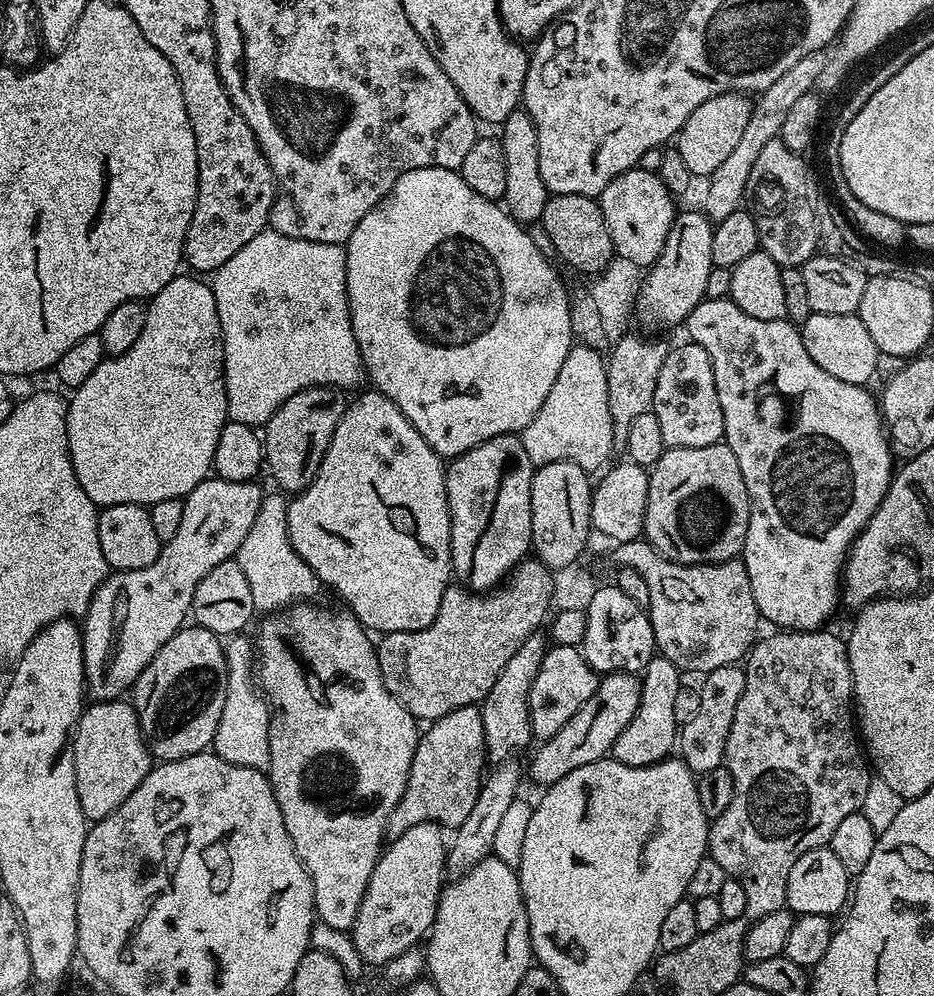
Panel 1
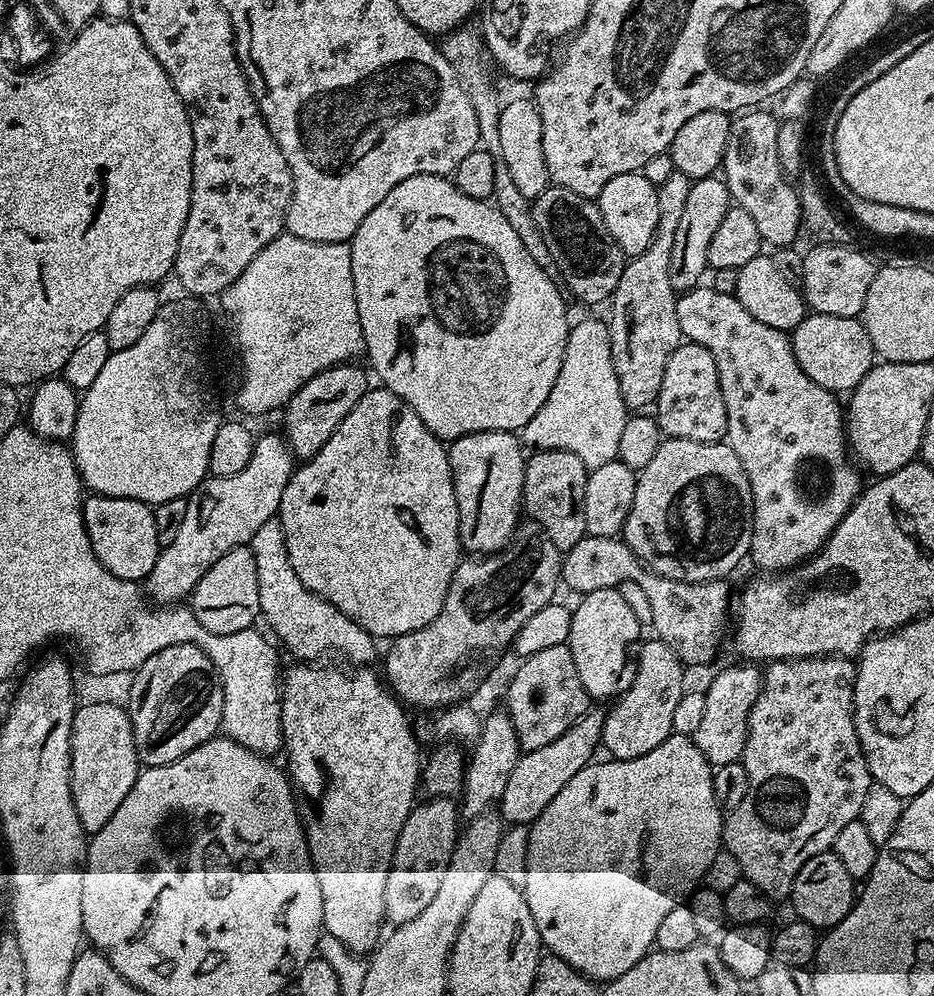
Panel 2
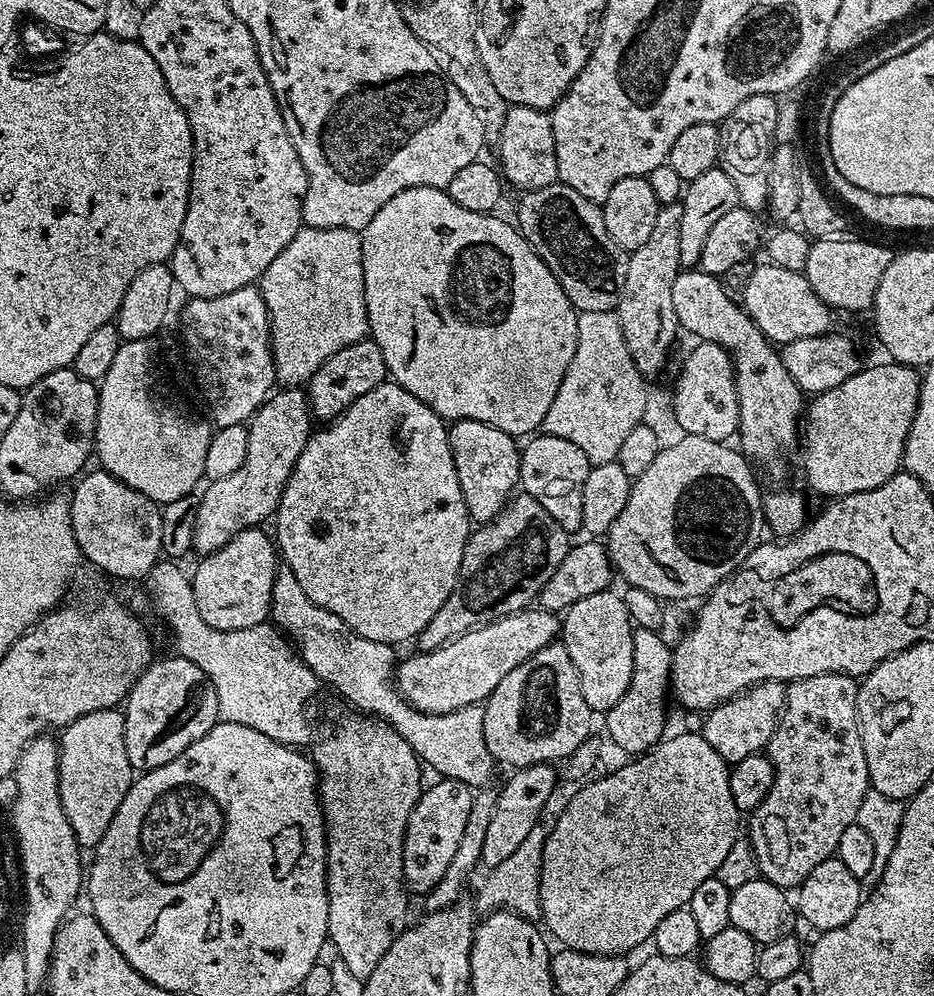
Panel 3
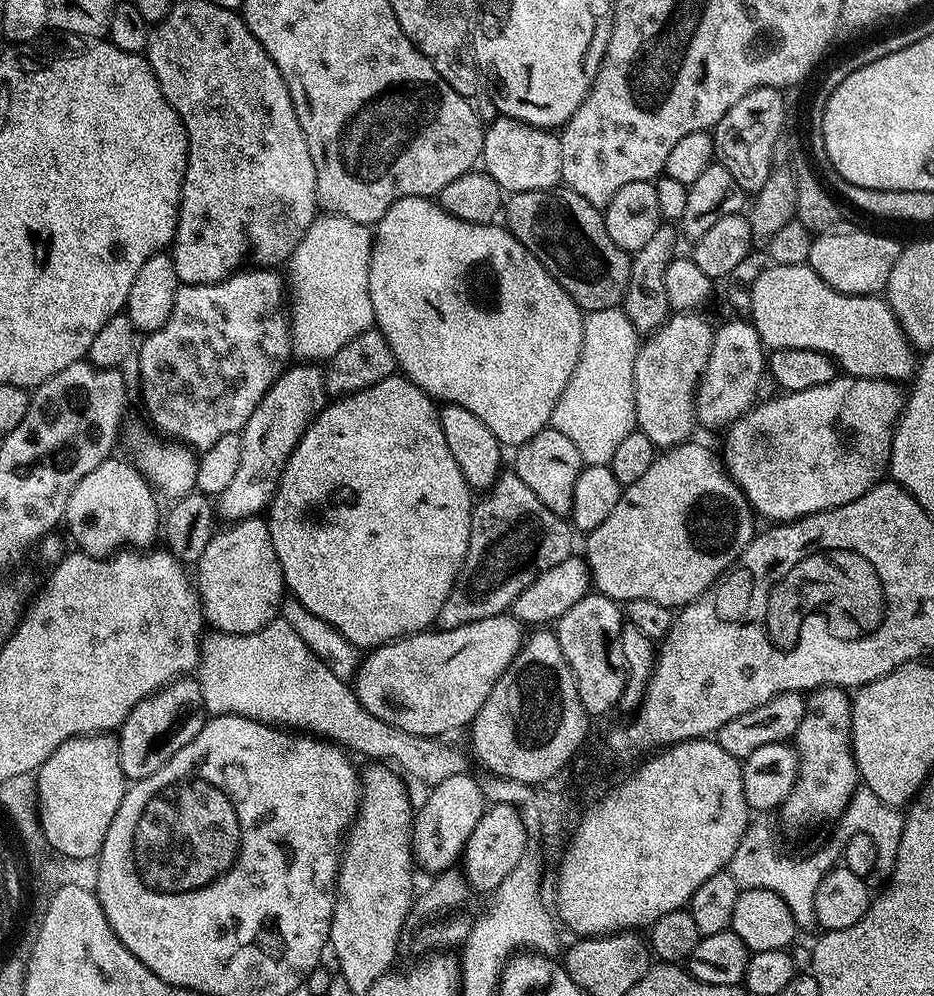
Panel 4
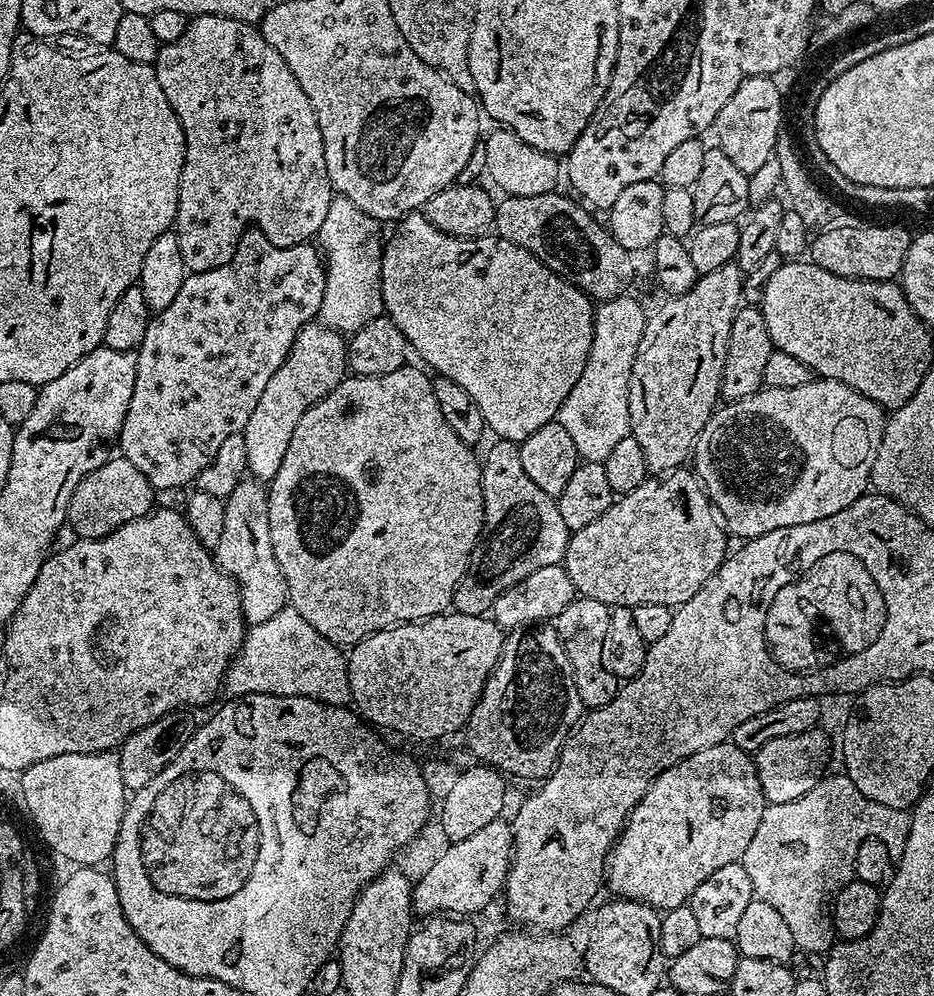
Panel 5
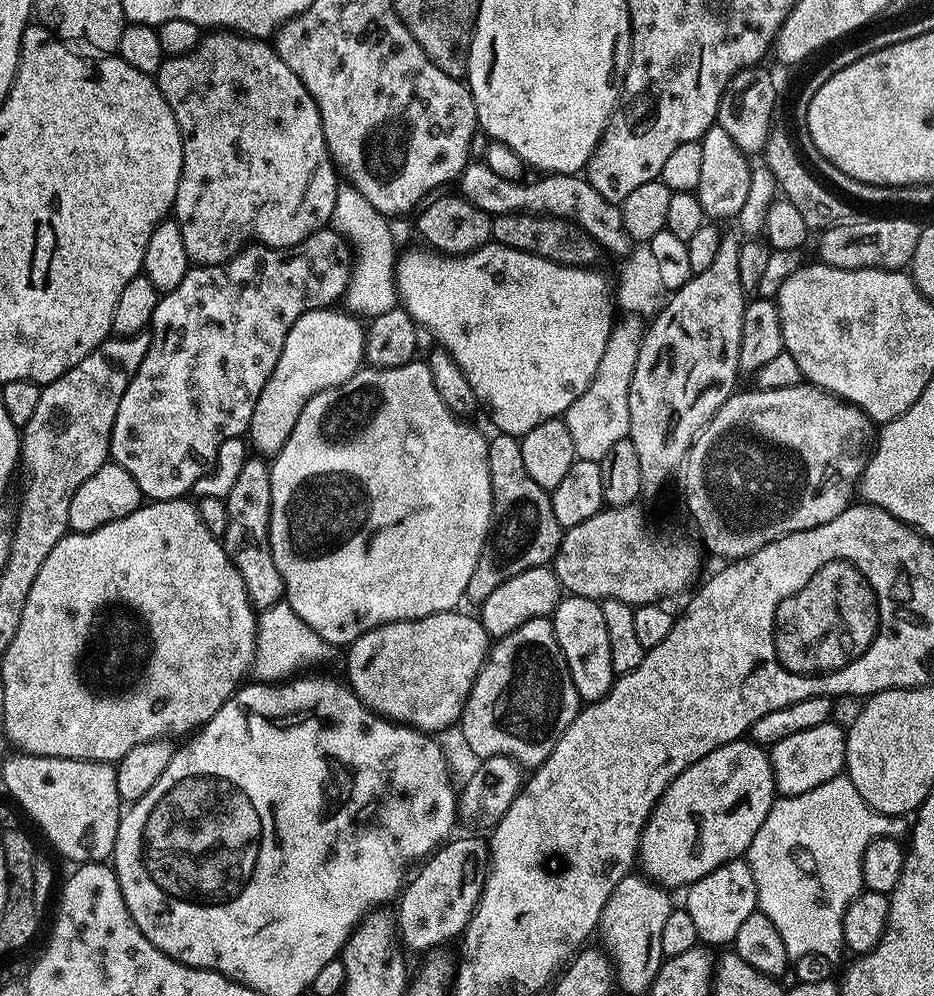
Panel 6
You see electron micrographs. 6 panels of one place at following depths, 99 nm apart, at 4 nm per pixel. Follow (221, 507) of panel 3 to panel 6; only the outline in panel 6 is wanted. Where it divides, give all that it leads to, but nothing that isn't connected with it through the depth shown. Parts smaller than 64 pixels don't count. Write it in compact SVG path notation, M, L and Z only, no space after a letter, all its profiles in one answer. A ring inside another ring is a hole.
M336 306L315 308L302 314L302 318L290 326L286 346L282 346L282 358L278 358L274 374L270 374L266 386L262 386L262 394L258 394L258 402L250 418L247 435L256 442L257 453L275 457L282 446L286 446L286 438L290 438L290 430L294 430L298 414L306 410L306 402L310 402L314 394L346 382L365 363L365 325L360 325L351 311L339 312L338 309Z

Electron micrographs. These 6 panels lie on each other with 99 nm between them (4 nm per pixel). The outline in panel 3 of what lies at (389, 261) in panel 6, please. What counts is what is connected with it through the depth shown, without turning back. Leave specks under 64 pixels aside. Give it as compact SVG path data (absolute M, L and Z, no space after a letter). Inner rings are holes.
M302 226L290 246L266 266L260 276L258 287L266 302L268 327L272 333L272 361L276 367L276 378L284 386L304 386L308 379L338 350L354 346L354 342L369 335L366 298L362 282L361 233L349 228L309 228Z

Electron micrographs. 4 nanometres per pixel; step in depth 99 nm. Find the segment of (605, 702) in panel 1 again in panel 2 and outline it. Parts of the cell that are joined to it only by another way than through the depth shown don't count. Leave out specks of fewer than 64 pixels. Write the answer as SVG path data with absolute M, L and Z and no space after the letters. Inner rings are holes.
M589 710L573 728L566 730L562 738L554 738L546 746L542 746L533 752L524 752L521 755L518 766L514 766L514 771L510 773L510 778L506 781L506 790L502 790L502 798L498 805L498 811L508 826L528 826L538 818L546 806L550 806L550 798L578 774L593 759L592 756L601 747L600 735L604 729L605 713Z

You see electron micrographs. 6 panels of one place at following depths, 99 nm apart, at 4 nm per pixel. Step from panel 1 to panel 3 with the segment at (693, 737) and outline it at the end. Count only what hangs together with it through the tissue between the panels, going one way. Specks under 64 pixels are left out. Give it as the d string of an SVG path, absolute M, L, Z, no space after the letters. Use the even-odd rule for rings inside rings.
M767 680L747 692L741 692L739 696L723 700L717 708L703 717L702 735L706 742L714 746L717 754L722 754L729 766L742 762L742 758L763 753L774 734L780 714L784 711L785 691L785 685L781 681Z

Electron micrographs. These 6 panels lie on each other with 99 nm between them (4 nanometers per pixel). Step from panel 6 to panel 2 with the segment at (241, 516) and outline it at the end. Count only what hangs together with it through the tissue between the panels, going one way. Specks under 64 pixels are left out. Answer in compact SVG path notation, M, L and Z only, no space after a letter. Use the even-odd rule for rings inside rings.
M245 546L230 550L230 554L222 554L206 574L196 583L190 597L190 607L214 634L234 634L238 630L253 627L260 616L260 603L258 602L258 567L255 565L255 556L251 547Z

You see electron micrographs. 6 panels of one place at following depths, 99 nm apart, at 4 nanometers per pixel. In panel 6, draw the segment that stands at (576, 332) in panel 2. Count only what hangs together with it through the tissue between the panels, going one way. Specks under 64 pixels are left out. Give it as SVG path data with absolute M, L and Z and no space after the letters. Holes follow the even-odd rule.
M635 314L623 318L625 320L617 319L612 325L606 350L602 352L602 362L598 364L590 386L586 386L586 390L564 411L562 417L566 430L570 430L578 460L604 460L606 454L610 454L610 446L614 446L614 442L622 442L628 436L631 380L635 363L638 362L644 328L640 326L641 317Z

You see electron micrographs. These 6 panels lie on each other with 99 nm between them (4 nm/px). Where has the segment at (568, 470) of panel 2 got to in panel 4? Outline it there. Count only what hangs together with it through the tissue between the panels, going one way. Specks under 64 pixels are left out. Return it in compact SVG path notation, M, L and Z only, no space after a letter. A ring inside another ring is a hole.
M549 426L543 428L538 434L534 434L534 438L519 445L515 452L514 470L518 478L522 478L522 482L526 482L526 486L534 490L534 494L538 494L546 510L554 510L554 514L567 517L572 511L574 502L574 482L578 482L578 474L582 467L578 446L574 446L574 442L566 438L566 434Z

